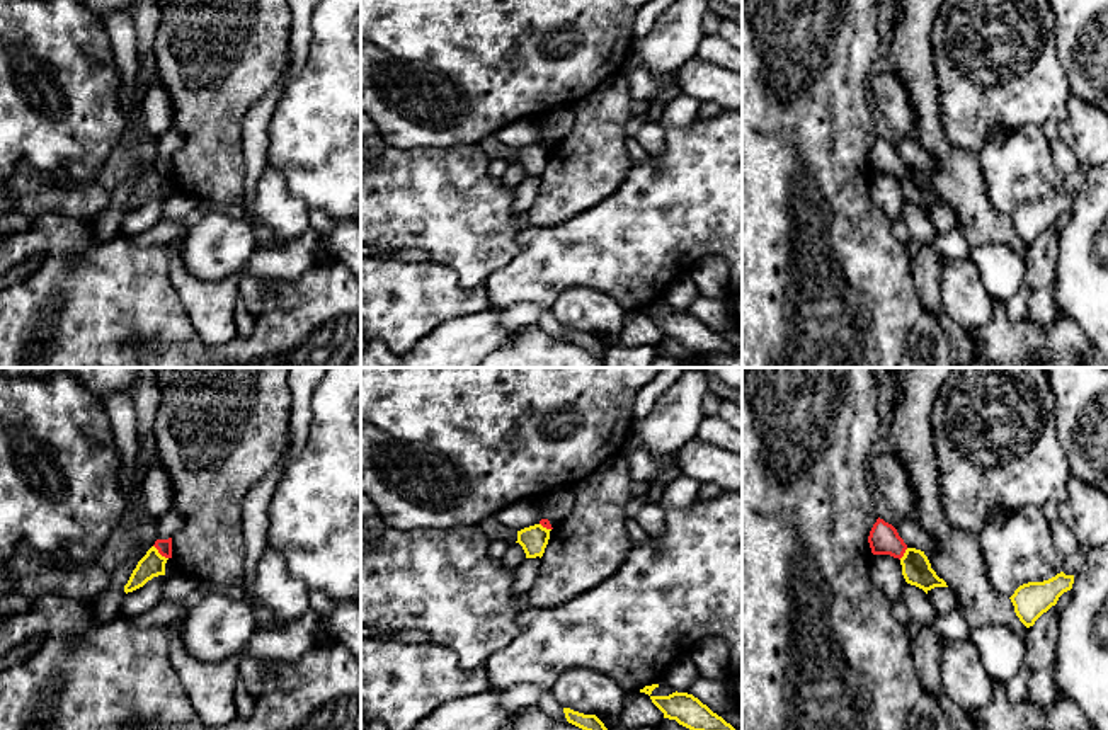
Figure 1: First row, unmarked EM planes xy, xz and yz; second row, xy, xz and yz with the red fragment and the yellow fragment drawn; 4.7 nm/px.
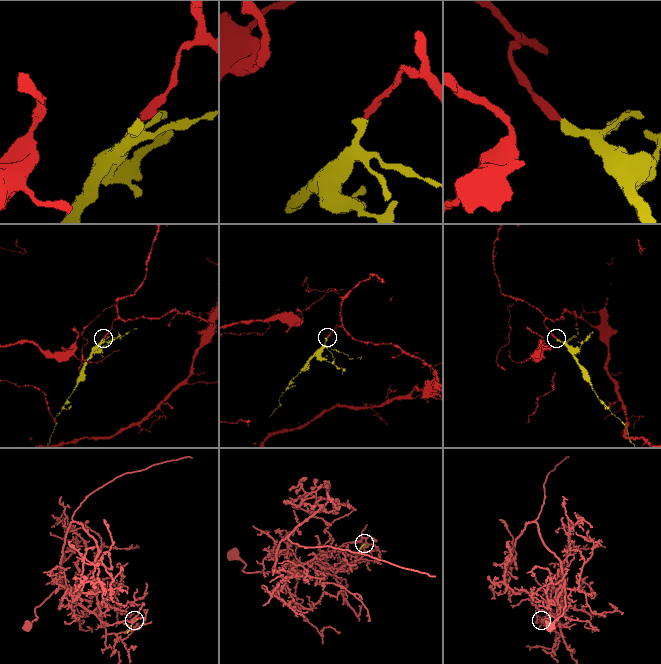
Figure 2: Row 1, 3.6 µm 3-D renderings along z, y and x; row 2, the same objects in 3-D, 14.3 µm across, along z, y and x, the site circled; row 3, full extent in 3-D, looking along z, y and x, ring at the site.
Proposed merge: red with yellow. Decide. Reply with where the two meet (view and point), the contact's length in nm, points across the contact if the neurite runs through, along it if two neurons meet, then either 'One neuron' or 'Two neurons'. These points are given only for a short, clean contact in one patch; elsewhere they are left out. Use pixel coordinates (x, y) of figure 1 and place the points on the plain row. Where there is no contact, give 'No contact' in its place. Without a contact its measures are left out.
Touches red at xy (160, 172). Shared border 100 nm. Boundary: xy (154, 164), (167, 177). Two neurons

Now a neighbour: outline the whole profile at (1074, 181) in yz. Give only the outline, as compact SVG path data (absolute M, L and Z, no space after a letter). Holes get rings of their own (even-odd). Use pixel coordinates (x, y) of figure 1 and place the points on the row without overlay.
M1079 165L1079 168L1074 174L1064 179L1062 191L1065 194L1076 194L1081 189L1082 182L1086 180L1091 170L1093 168L1088 165Z

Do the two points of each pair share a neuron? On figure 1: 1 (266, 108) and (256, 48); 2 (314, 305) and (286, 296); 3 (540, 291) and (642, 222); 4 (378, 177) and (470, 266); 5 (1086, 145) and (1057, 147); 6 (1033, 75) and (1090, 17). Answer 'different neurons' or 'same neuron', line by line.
1: different neurons
2: different neurons
3: same neuron
4: same neuron
5: different neurons
6: different neurons

